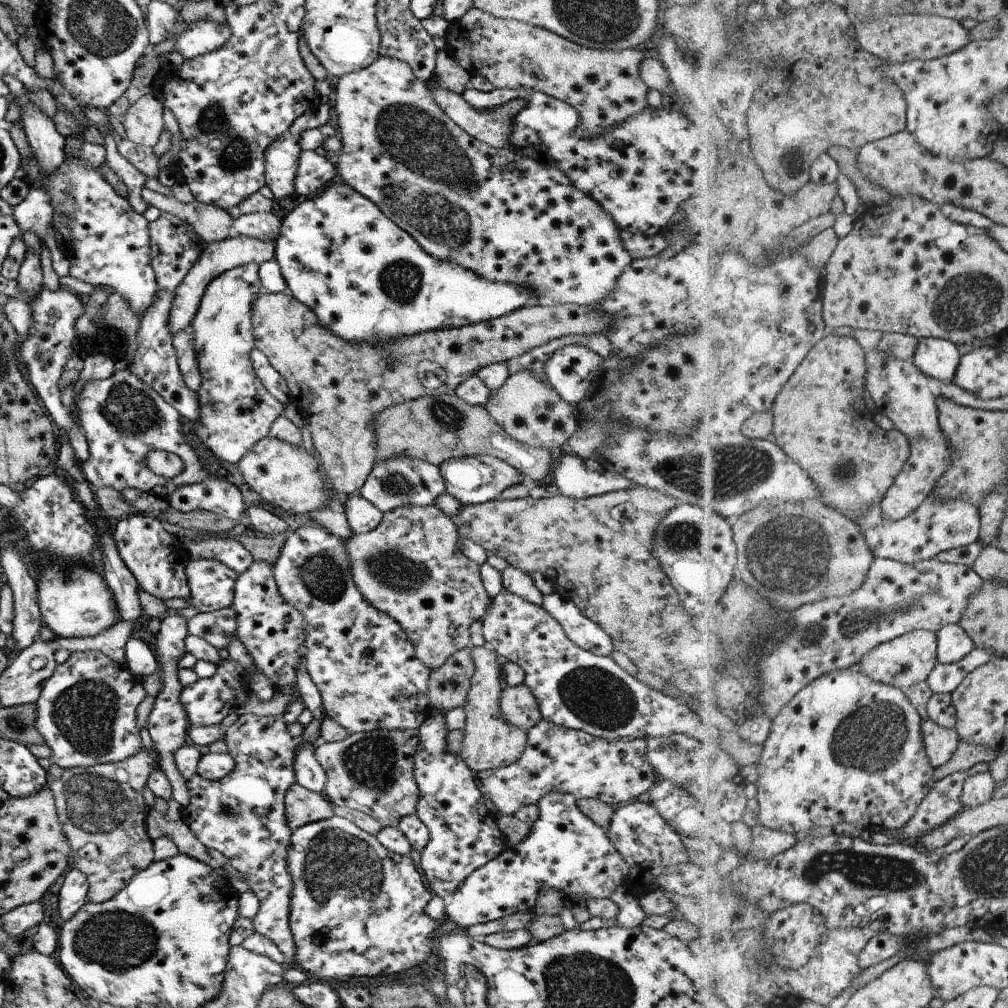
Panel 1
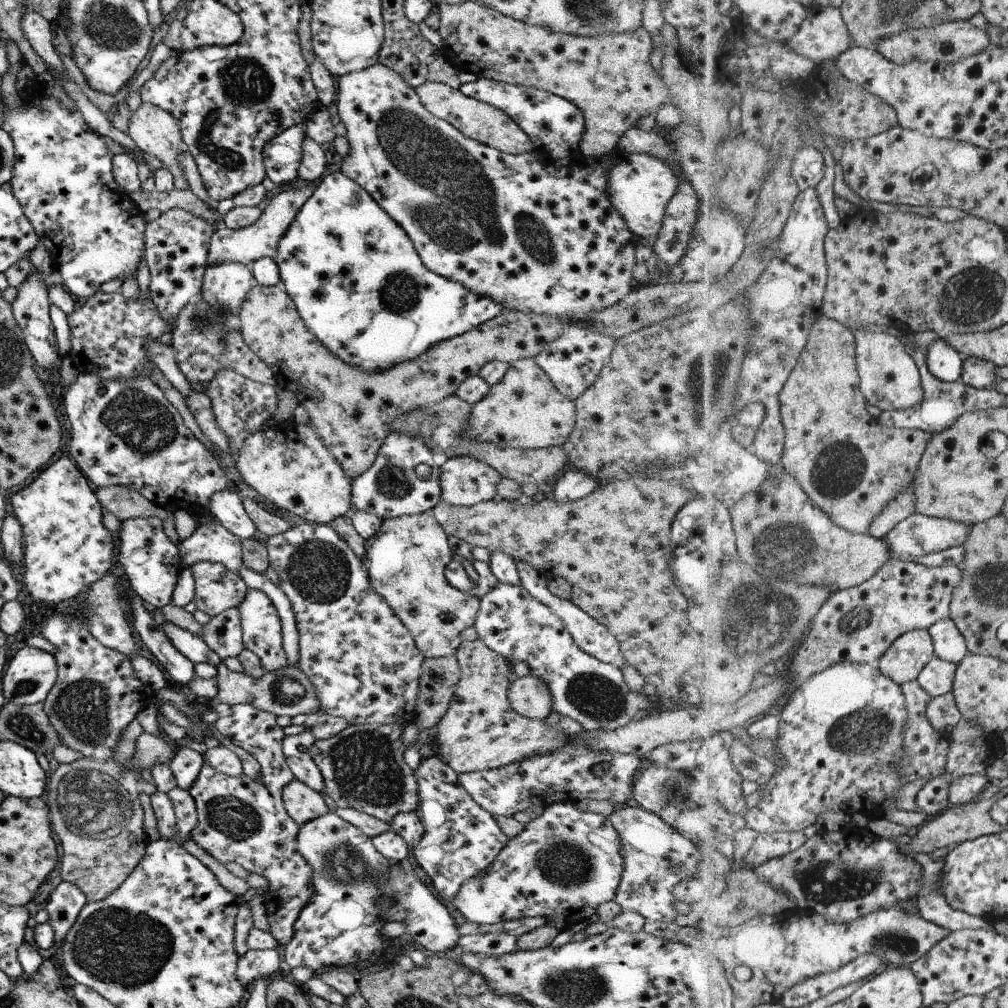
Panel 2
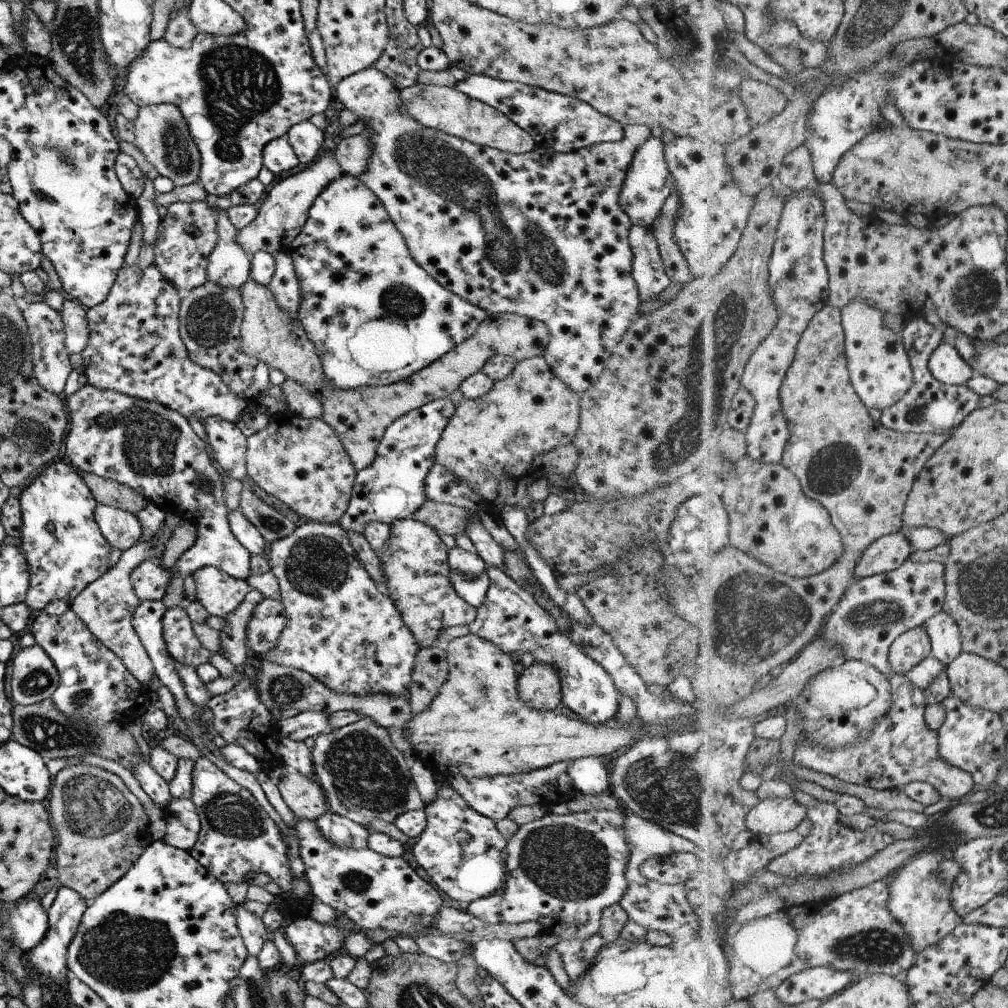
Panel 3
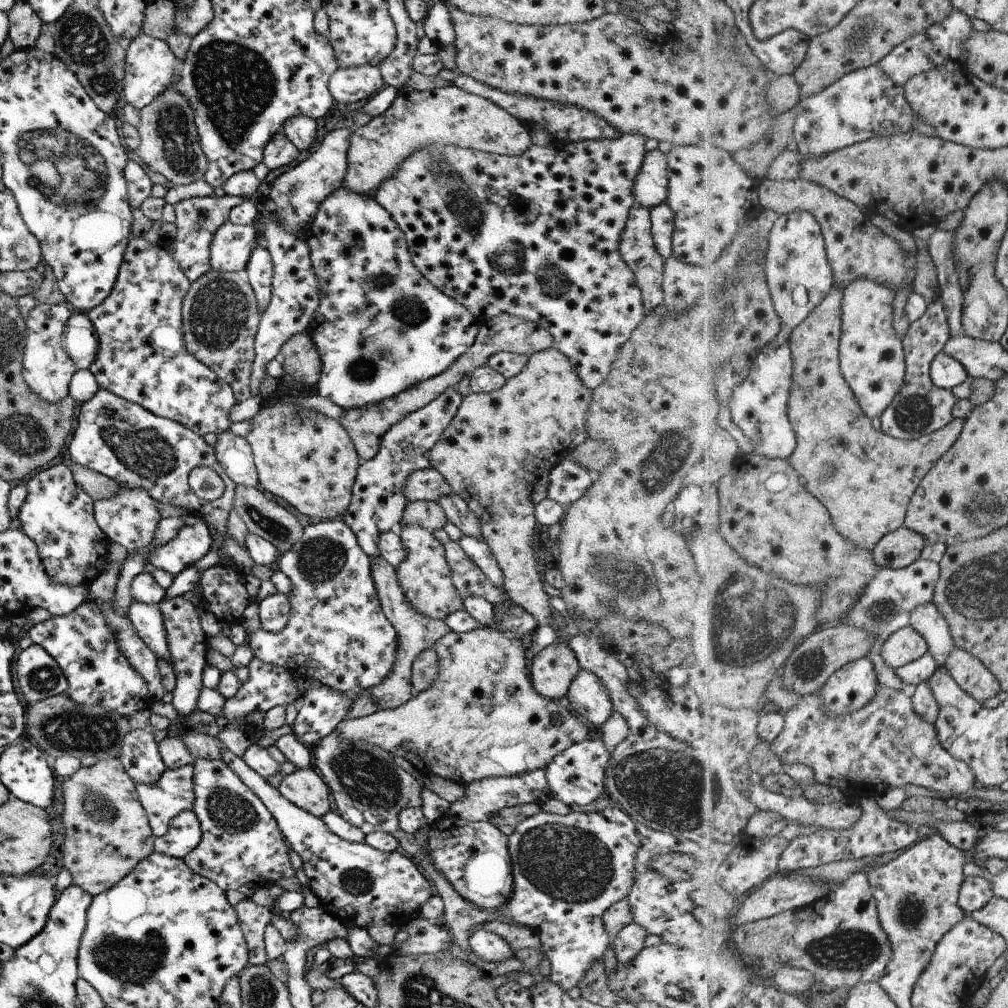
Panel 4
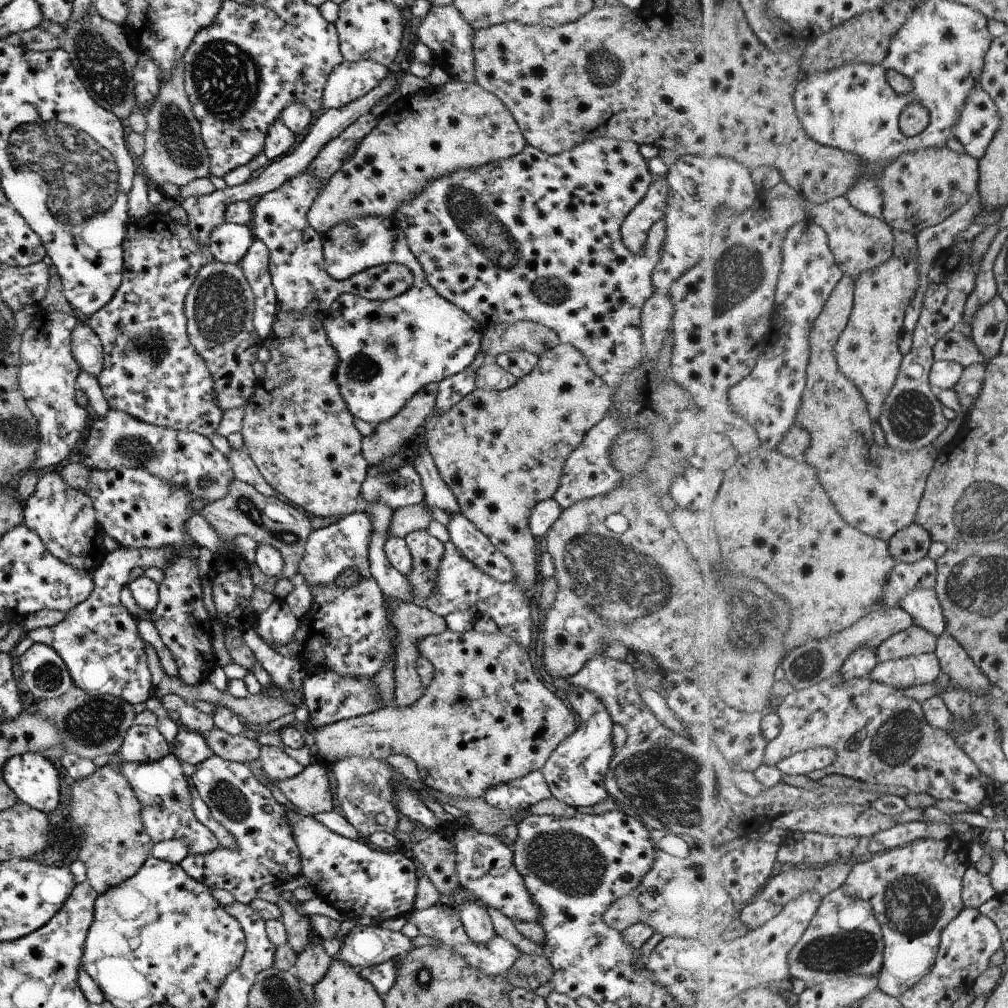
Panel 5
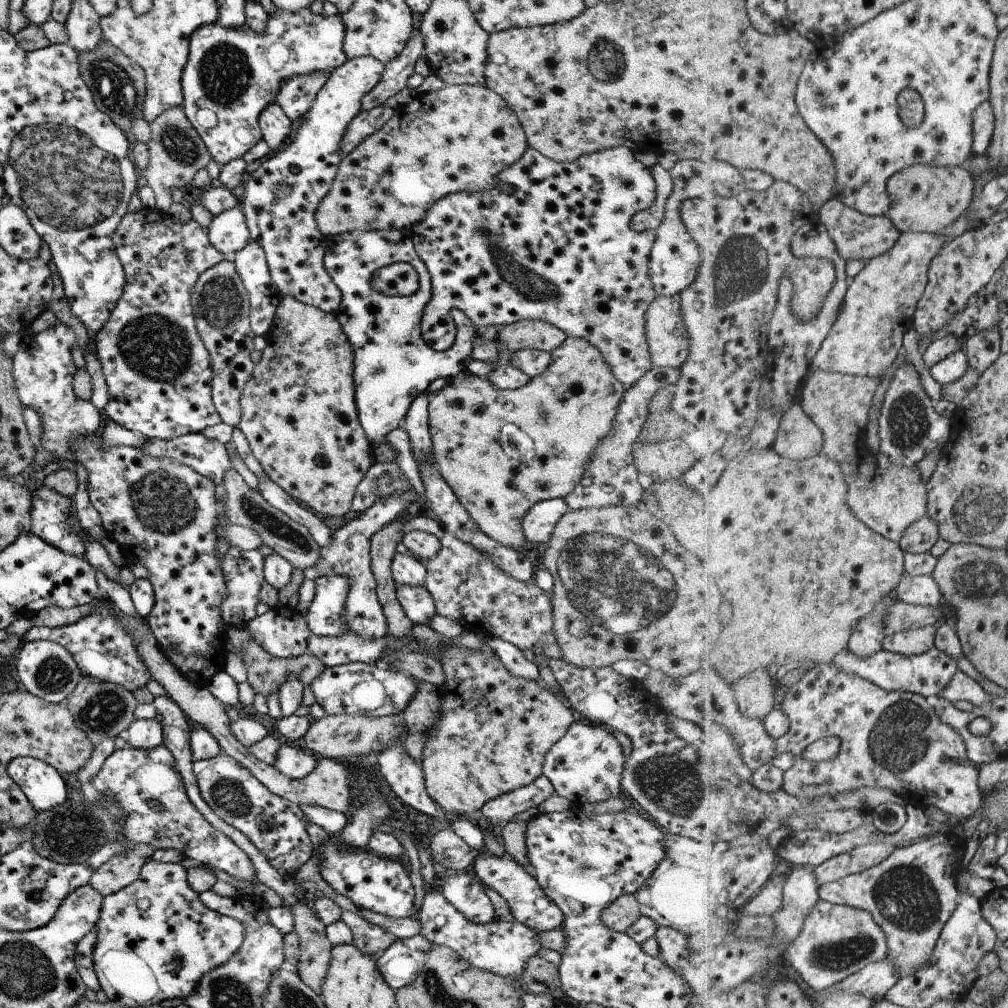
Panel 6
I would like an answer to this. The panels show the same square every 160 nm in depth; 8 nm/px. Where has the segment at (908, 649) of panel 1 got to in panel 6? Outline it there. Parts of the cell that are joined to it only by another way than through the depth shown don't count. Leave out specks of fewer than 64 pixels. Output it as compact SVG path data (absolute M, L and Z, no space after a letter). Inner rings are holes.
M933 625L887 635L882 642L883 650L905 656L922 655L936 647L937 633L938 627Z

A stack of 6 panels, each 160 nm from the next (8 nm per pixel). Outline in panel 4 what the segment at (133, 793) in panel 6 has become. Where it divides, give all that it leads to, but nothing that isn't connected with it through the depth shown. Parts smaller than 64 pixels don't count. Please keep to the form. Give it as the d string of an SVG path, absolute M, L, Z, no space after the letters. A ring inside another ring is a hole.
M192 765L164 769L154 785L132 784L136 788L139 804L145 811L154 837L160 837L170 820L182 810L192 808Z

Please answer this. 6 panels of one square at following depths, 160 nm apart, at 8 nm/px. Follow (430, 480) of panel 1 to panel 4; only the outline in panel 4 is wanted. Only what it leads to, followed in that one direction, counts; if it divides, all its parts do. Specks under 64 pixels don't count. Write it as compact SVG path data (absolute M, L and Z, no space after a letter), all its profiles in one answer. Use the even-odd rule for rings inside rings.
M456 386L446 388L438 394L429 404L423 405L420 409L406 414L401 420L392 424L380 440L375 456L361 462L357 467L354 483L352 484L351 500L345 512L342 514L342 521L354 532L359 548L369 557L379 557L376 547L377 537L385 531L395 529L402 517L403 509L409 500L404 495L404 486L407 477L412 472L425 469L429 466L429 449L438 441L441 431L451 422L462 396L456 391Z

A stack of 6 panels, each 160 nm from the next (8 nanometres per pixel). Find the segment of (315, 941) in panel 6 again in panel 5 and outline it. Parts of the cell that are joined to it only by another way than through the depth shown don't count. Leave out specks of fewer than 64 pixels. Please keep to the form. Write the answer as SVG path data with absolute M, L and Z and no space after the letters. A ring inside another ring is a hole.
M310 942L296 958L292 972L297 979L313 986L325 976L333 958L323 950L321 945L309 946L309 944Z

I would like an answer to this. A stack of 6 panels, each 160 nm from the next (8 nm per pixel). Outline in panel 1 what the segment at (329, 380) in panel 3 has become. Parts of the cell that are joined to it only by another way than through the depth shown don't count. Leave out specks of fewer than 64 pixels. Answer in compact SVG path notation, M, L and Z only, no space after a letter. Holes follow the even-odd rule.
M339 180L281 218L273 245L274 259L287 292L312 310L318 323L347 343L375 343L417 332L475 324L509 314L532 300L532 292L522 284L487 280L468 268L428 255L375 204Z

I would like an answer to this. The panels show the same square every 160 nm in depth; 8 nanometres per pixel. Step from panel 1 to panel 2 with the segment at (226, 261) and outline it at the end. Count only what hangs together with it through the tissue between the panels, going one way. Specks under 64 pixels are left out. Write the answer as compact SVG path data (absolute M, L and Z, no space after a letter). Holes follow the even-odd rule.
M297 182L291 186L283 187L277 192L276 196L273 196L269 200L269 203L263 208L261 216L255 223L237 230L229 230L225 226L215 228L210 236L206 267L225 261L241 263L250 267L260 258L269 257L271 259L275 257L278 240L283 236L284 230L293 220L293 217L297 214L304 200L311 196L312 190L313 186L311 184L303 182Z

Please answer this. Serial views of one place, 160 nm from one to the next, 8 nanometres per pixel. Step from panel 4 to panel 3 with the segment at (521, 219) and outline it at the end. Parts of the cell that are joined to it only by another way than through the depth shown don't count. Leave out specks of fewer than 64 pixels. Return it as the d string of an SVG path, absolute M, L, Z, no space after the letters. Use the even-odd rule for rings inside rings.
M372 66L338 80L333 87L333 95L343 104L344 108L356 116L357 120L364 122L361 134L366 134L370 143L371 154L365 170L362 175L358 176L358 179L379 199L387 216L403 237L411 258L436 283L439 283L450 293L460 296L464 301L482 308L489 315L515 313L545 323L548 328L548 343L541 354L543 360L565 386L579 395L585 392L605 368L614 346L621 340L631 320L635 318L640 303L638 290L630 273L632 252L628 245L628 230L631 224L619 206L618 192L636 148L650 137L650 128L645 125L627 125L622 128L621 138L601 139L588 147L575 149L568 153L556 153L552 148L536 145L529 152L514 155L491 147L482 147L415 122L400 109L398 92L391 79Z

